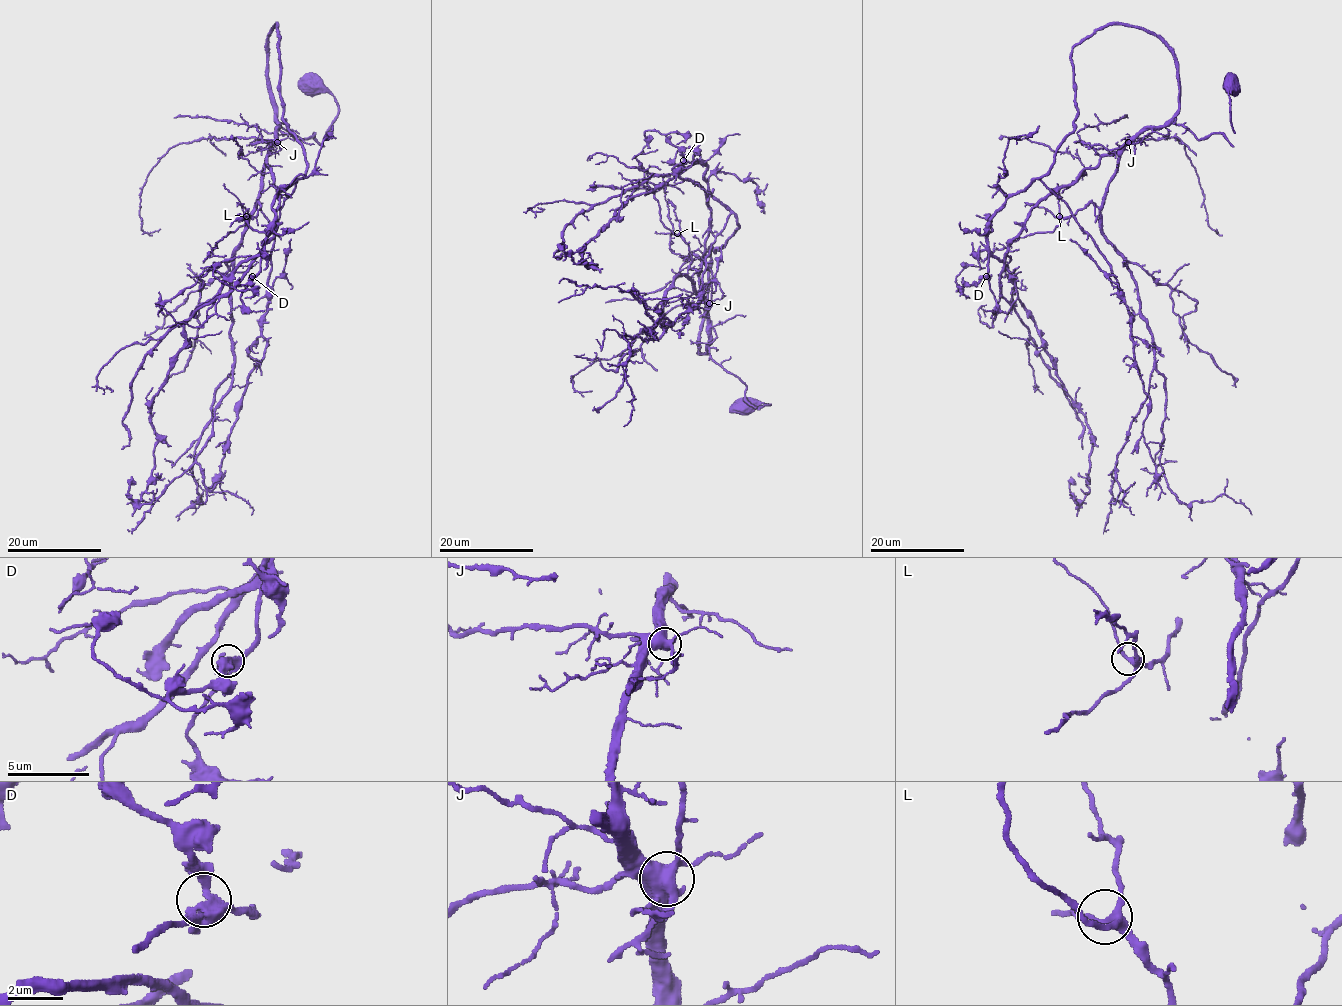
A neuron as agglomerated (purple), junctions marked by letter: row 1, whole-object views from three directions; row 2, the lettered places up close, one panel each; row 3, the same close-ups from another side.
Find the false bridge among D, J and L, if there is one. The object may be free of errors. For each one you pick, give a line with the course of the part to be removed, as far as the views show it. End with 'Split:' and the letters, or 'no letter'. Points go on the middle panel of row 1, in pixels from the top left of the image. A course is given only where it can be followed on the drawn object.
J: foreign part runs (709, 303), (712, 271), (696, 255), (682, 258)
Split: J

